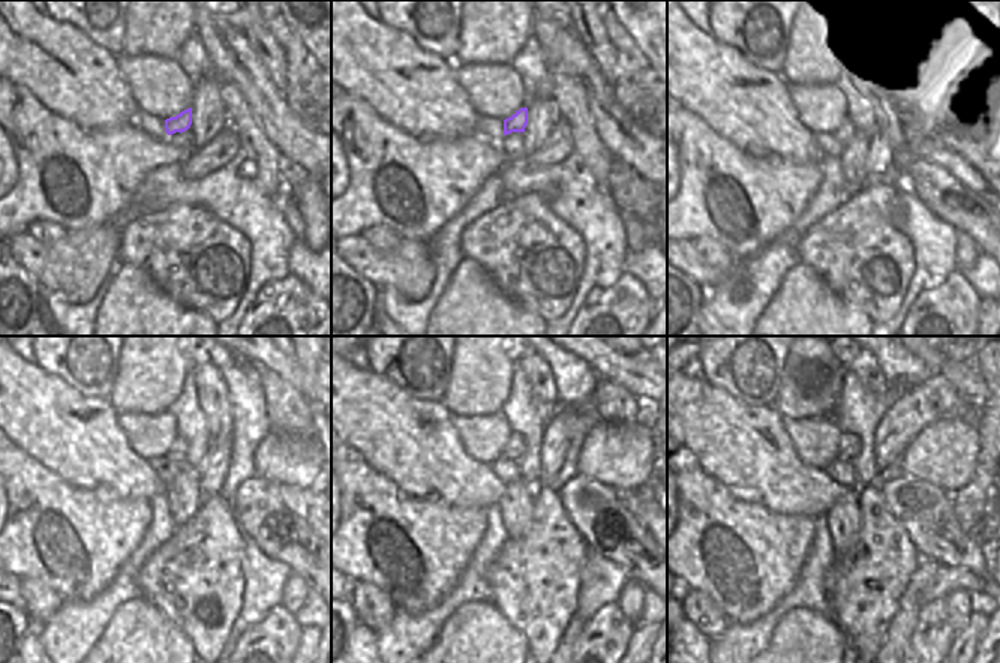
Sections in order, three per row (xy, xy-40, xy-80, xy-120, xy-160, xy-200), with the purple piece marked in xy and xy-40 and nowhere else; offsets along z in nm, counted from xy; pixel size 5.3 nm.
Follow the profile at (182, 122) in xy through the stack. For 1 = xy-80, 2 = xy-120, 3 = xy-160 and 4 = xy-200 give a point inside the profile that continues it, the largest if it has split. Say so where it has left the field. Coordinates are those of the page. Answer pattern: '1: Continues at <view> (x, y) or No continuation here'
1: Continues at xy-80 (847, 128)
2: Continues at xy-120 (168, 467)
3: Continues at xy-160 (505, 468)
4: Continues at xy-200 (841, 470)

